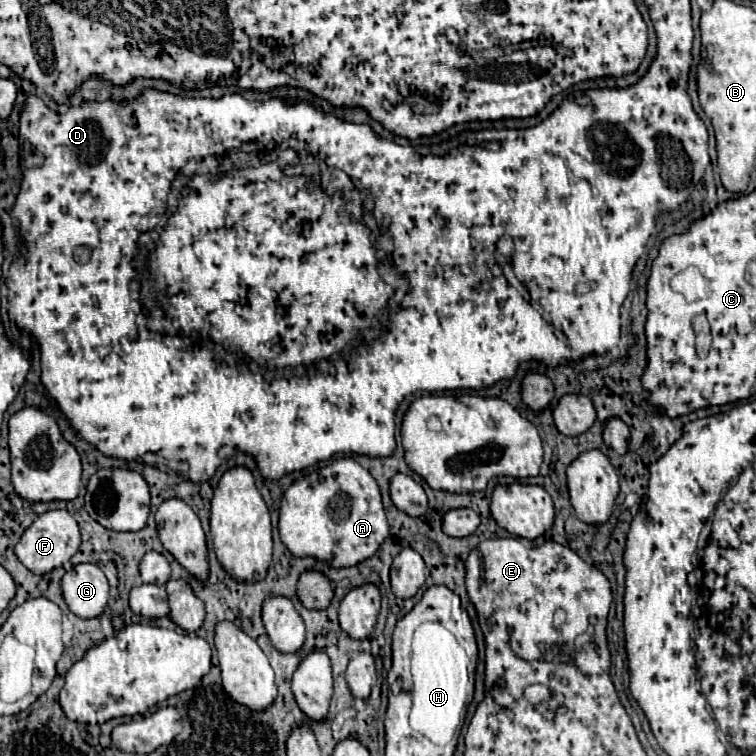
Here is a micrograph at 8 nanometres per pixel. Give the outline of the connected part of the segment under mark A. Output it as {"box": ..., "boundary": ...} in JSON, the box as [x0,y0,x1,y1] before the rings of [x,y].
{"box":[279,458,389,568],"boundary":[[[337,458],[329,466],[297,478],[281,498],[279,534],[281,542],[291,550],[293,556],[313,556],[317,560],[329,562],[335,568],[353,566],[365,558],[371,558],[389,534],[389,524],[375,478],[353,458]]]}

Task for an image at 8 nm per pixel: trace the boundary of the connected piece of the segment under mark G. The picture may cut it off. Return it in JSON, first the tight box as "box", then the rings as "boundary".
{"box":[61,564,109,618],"boundary":[[[97,564],[73,566],[65,572],[61,588],[69,610],[79,618],[95,618],[107,606],[109,584]]]}

